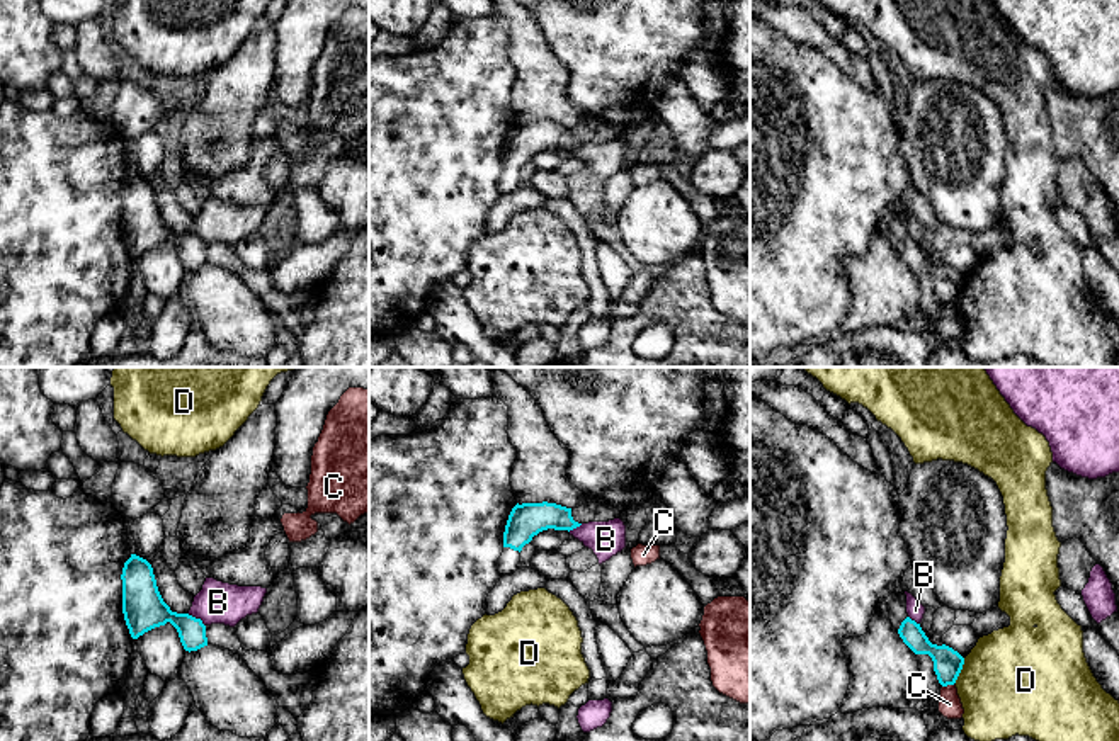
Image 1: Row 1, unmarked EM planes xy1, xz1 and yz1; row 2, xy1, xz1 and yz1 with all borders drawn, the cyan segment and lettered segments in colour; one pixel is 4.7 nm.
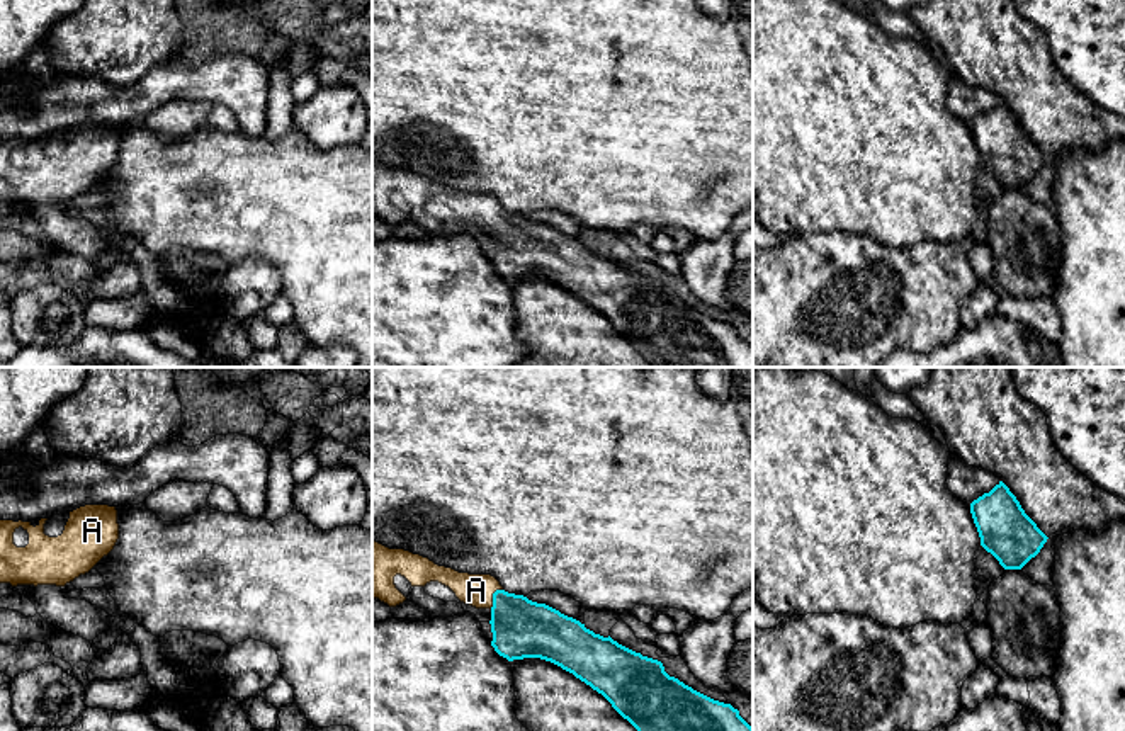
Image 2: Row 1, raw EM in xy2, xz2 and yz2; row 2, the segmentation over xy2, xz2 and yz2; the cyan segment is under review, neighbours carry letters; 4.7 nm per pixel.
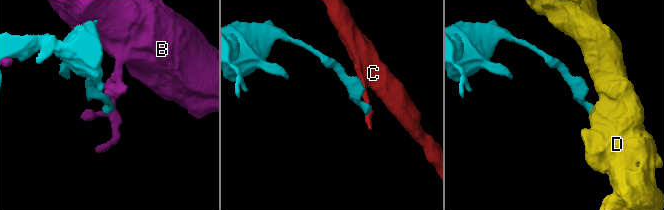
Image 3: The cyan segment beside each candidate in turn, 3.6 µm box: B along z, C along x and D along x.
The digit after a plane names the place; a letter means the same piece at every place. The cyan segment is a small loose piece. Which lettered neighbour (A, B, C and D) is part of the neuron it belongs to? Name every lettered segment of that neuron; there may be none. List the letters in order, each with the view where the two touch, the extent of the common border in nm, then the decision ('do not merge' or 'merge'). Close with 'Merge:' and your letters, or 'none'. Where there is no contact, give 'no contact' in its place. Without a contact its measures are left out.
A: contact in xz2; length 110 nm; merge
B: contact in xy1; length 110 nm; do not merge
C: contact in yz1; length 70 nm; do not merge
D: contact in yz1; length 130 nm; do not merge
Merge: A

